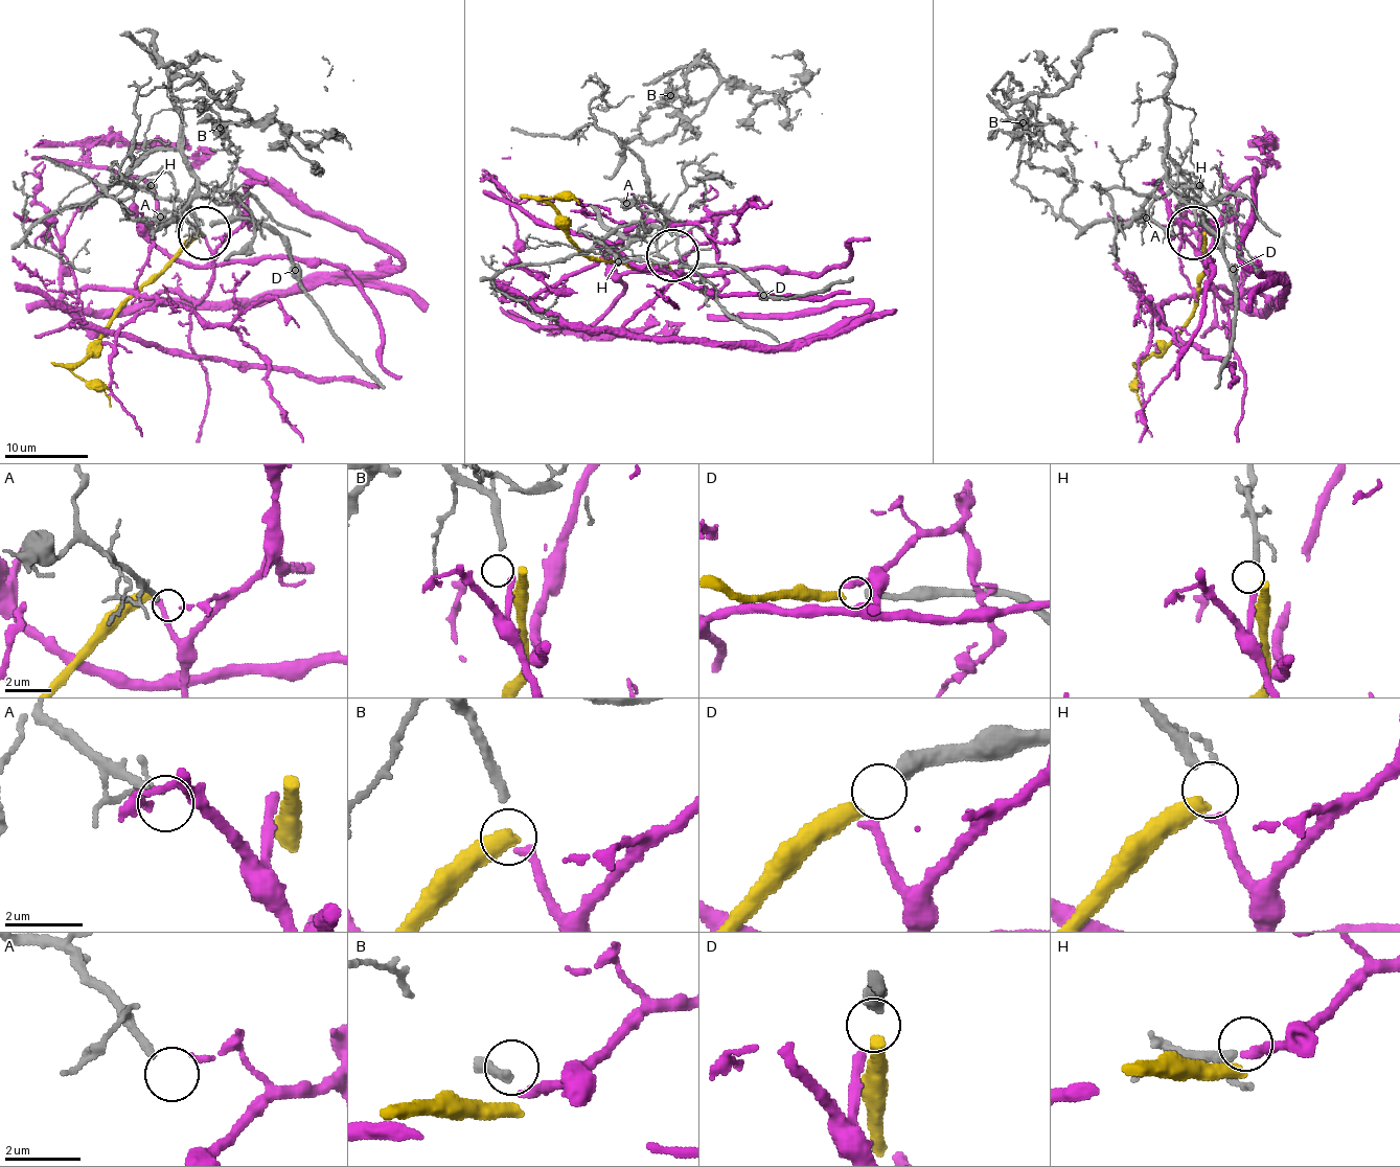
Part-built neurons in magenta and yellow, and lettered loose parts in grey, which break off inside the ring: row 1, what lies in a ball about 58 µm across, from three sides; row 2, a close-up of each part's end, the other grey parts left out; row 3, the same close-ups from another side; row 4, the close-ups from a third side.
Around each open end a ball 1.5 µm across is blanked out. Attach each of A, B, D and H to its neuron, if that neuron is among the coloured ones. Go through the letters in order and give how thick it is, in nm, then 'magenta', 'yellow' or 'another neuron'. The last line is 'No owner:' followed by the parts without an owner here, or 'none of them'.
A: 200 nm | another neuron
B: 240 nm | another neuron
D: 440 nm | yellow
H: 280 nm | magenta
No owner: A, B

